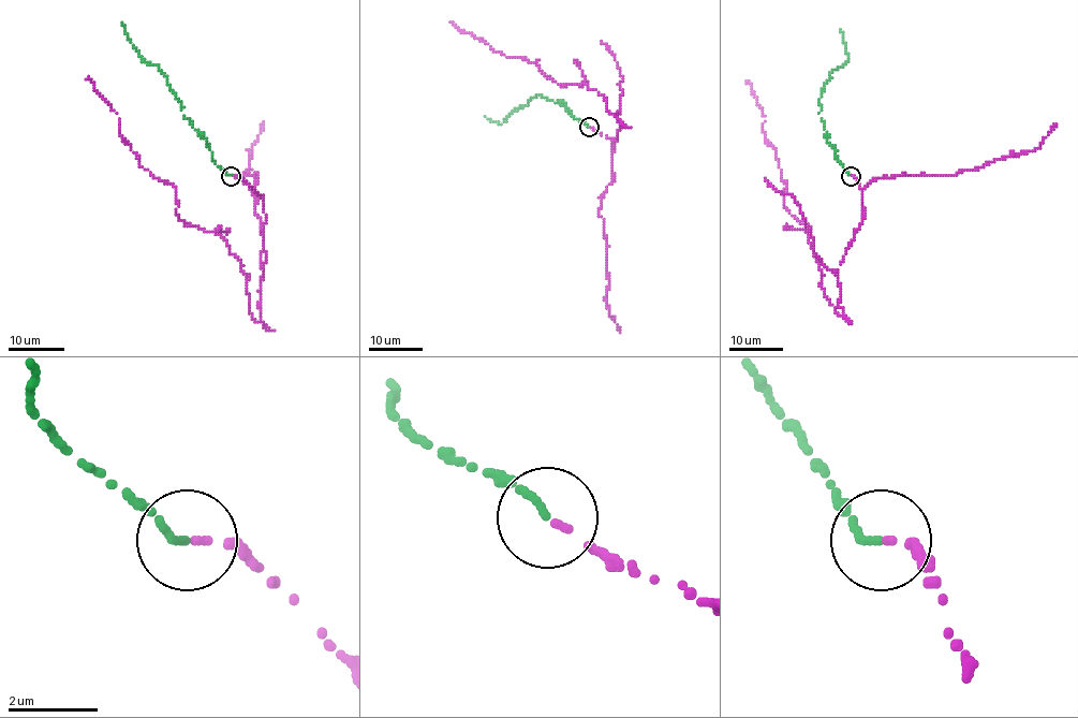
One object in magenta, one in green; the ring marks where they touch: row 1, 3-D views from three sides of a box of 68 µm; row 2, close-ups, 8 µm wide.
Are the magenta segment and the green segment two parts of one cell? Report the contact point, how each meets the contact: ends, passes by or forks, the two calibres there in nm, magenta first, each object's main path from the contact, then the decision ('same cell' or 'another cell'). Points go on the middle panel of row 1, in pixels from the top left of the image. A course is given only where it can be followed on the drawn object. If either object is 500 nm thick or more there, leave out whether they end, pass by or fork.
(589, 127) | magenta ends | green ends | 110/140 nm | magenta via (589, 128), (613, 138), (620, 129), (596, 90), (560, 86), (538, 59), (493, 50), (451, 23) | green via (589, 127), (571, 114), (565, 103), (536, 93), (502, 123), (484, 117) | same cell

